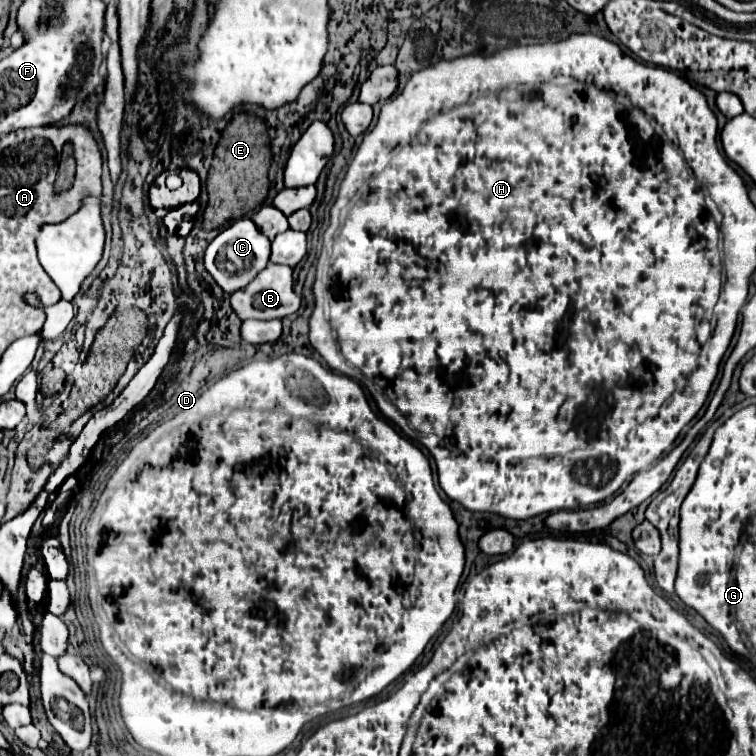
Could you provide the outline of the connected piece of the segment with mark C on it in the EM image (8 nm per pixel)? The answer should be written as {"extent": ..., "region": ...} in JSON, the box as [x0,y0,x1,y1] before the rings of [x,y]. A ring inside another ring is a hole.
{"extent":[204,219,270,293],"region":[[[240,219],[232,227],[224,229],[206,249],[204,267],[214,277],[214,281],[226,291],[234,293],[236,289],[246,287],[266,265],[270,259],[270,239],[264,237],[250,219]]]}

